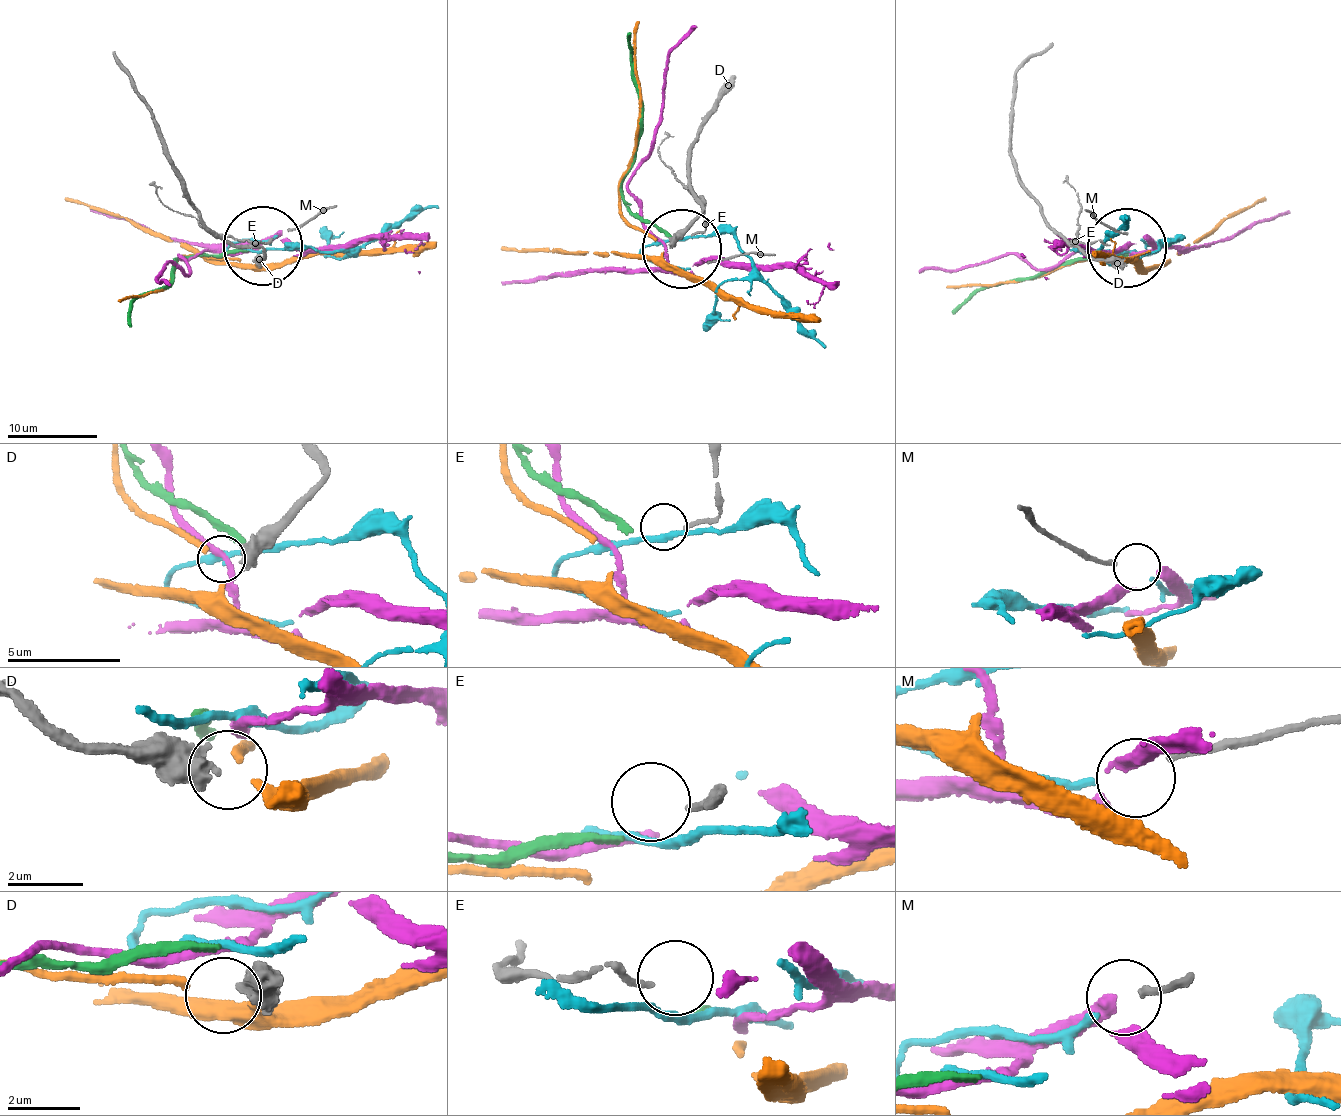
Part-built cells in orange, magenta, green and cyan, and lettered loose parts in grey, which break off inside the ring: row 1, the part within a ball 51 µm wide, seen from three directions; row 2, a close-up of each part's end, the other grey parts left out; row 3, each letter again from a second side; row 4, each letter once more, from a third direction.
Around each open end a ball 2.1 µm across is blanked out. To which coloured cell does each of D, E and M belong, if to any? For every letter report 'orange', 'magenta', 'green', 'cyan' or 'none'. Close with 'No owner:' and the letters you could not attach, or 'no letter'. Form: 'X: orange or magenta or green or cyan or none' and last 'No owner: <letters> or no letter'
D: none
E: none
M: cyan
No owner: D, E

